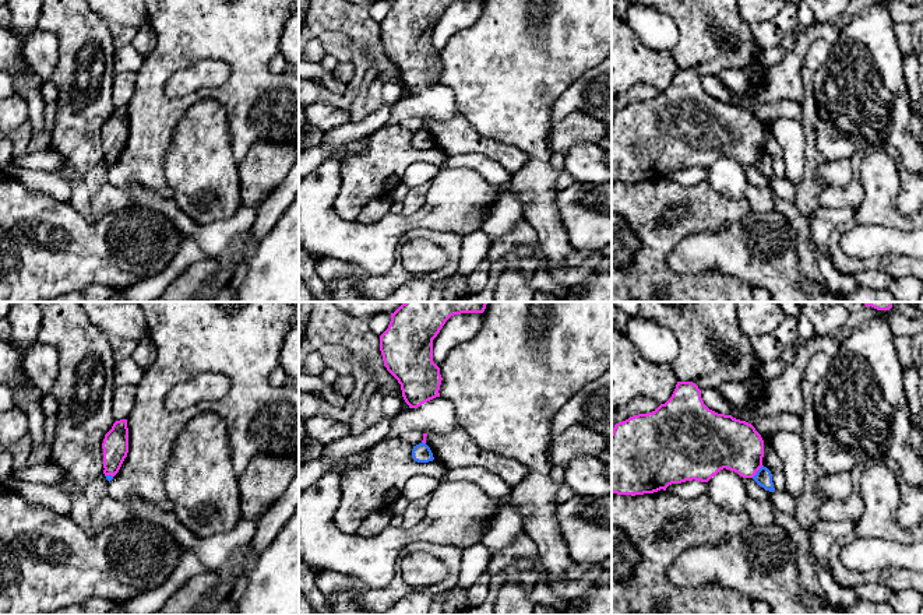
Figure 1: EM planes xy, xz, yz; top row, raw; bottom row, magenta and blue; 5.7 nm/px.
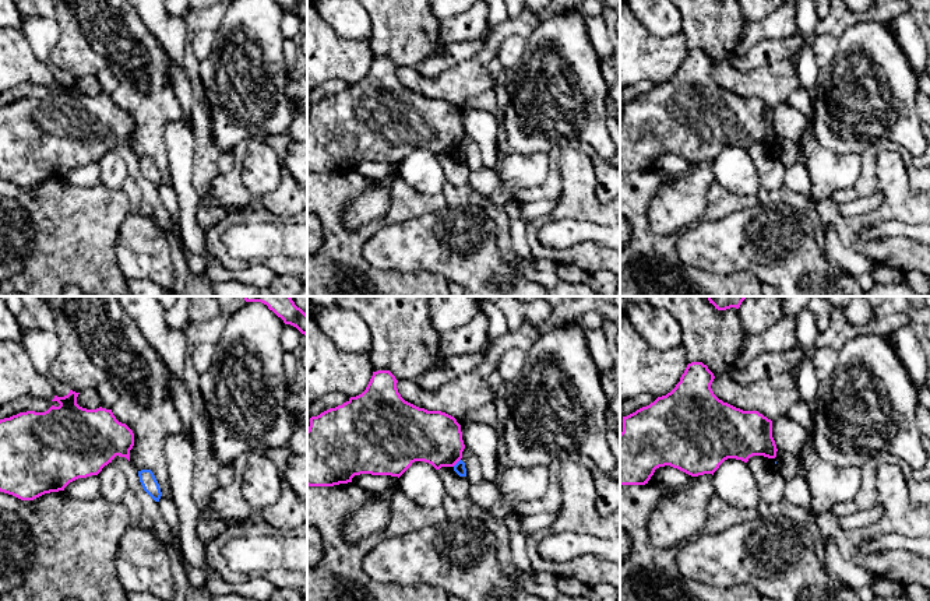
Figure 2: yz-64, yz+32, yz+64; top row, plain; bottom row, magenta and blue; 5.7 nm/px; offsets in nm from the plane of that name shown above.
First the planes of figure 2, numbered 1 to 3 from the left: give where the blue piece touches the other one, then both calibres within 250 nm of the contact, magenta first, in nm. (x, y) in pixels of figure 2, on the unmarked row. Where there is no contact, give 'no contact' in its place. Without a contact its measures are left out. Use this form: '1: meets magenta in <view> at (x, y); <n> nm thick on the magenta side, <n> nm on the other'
1: no contact
2: meets magenta in yz+32 at (455, 150); 300 nm thick on the magenta side, 70 nm on the other
3: no contact

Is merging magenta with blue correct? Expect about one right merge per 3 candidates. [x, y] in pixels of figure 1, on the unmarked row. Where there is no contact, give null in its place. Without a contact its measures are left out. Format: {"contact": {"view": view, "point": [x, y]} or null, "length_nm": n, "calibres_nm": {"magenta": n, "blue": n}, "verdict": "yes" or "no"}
{"contact": {"view": "yz", "point": [757, 157]}, "length_nm": 100, "calibres_nm": {"magenta": 300, "blue": 100}, "verdict": "no"}

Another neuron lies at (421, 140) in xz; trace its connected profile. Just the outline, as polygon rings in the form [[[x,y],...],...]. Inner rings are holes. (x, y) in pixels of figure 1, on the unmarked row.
[[[423,129],[413,133],[412,145],[418,150],[429,150],[434,147],[430,134]]]

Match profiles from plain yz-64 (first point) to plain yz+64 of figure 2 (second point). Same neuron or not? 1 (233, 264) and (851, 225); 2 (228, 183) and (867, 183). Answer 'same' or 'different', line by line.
1: same
2: same

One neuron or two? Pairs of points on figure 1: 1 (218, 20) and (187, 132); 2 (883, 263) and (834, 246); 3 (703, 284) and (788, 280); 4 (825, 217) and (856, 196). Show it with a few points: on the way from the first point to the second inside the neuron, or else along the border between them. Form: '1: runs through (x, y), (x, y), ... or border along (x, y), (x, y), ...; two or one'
1: border along (226, 109), (211, 99), (200, 99), (175, 130); two
2: runs through (870, 263), (848, 264), (842, 259); one
3: border along (711, 273), (721, 271), (736, 276), (751, 287); two
4: border along (820, 204), (851, 206), (856, 210); two

